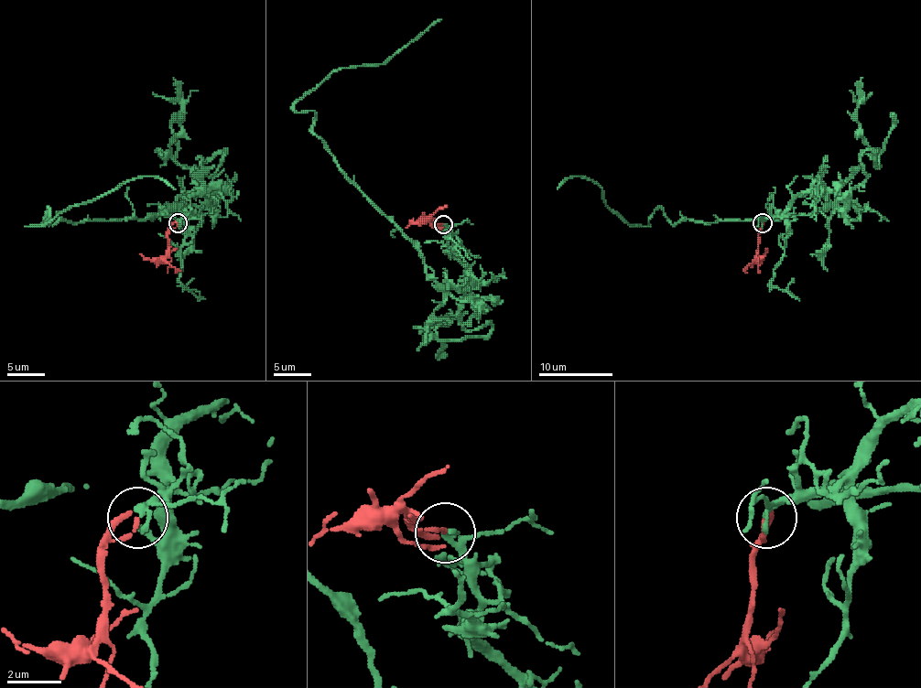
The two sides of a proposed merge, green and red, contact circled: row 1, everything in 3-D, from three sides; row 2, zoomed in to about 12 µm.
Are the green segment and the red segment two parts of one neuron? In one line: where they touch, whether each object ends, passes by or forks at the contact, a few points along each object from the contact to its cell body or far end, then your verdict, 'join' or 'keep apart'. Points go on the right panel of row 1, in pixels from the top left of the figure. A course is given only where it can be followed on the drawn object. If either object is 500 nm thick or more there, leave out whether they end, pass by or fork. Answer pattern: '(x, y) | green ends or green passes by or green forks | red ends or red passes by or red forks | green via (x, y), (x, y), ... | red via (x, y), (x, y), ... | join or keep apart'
(763, 223) | green passes by | red ends | green via (762, 222), (825, 193), (808, 215), (673, 224), (657, 208), (632, 226), (587, 177), (558, 189) | red via (762, 222), (758, 233), (760, 260), (765, 254) | join

